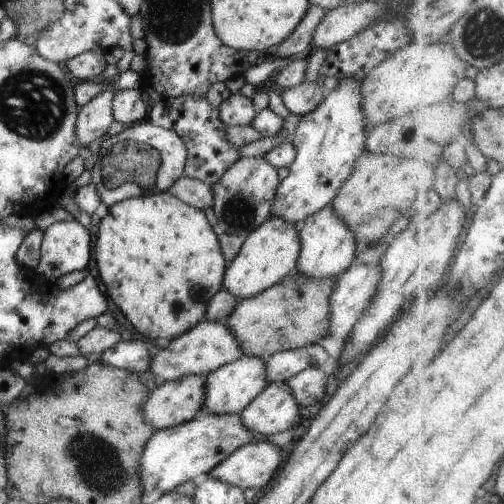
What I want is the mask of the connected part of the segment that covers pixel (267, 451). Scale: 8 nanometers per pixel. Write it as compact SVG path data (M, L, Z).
M250 442L214 466L206 477L227 482L243 491L246 488L261 489L282 464L280 450L270 442Z

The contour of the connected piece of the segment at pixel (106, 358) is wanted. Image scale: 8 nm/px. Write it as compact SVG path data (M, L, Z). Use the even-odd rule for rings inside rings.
M120 339L114 346L102 351L100 356L102 362L130 370L130 372L146 372L152 364L152 347L142 340L123 340Z

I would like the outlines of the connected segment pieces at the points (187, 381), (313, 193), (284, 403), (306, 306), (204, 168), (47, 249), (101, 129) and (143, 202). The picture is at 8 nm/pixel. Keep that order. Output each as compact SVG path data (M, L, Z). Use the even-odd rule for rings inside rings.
M190 374L158 383L144 404L144 420L156 431L192 420L204 407L207 380L207 375Z
M340 78L338 86L326 93L325 99L298 122L293 134L296 158L289 166L289 175L281 179L271 214L290 224L301 224L311 214L331 204L356 161L367 151L364 112L362 112L362 80Z
M282 381L268 383L240 413L244 426L262 436L272 436L300 423L300 404L288 384Z
M294 268L274 286L241 299L226 319L240 350L265 361L277 352L321 342L330 330L330 296L336 283L337 277L308 278Z
M179 96L161 98L159 102L150 104L149 120L159 127L170 129L180 135L187 150L183 174L206 182L216 184L222 174L240 158L238 147L226 140L226 125L220 120L217 103L209 101L205 96Z
M76 219L51 224L43 234L40 262L35 271L48 282L73 270L86 270L90 260L90 233Z
M108 88L96 94L84 106L80 107L76 118L76 138L81 147L88 148L88 144L96 139L103 139L104 134L114 122L113 98L118 90Z
M168 191L127 198L109 206L96 240L96 262L106 292L140 334L171 340L204 320L208 302L221 289L226 272L218 234L204 211L184 204Z

